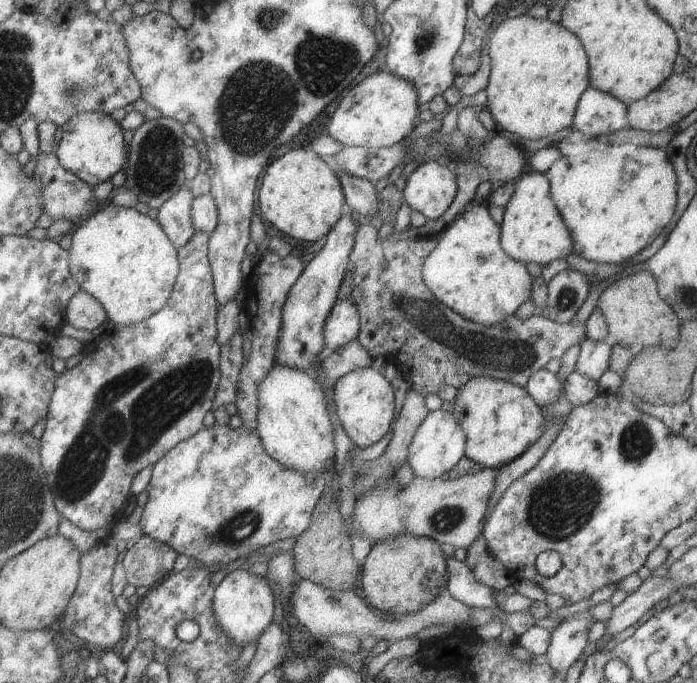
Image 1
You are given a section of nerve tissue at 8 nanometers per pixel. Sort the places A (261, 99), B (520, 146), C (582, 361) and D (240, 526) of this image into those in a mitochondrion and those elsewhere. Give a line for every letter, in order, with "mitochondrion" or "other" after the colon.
A: mitochondrion
B: other
C: other
D: mitochondrion

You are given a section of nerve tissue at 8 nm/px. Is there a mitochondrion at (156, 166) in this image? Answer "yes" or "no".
yes

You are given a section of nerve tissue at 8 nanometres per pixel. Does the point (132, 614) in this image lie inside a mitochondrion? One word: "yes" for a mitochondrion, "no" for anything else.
no

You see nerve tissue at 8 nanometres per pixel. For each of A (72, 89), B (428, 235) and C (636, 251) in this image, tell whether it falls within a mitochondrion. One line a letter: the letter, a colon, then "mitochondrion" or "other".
A: mitochondrion
B: other
C: other

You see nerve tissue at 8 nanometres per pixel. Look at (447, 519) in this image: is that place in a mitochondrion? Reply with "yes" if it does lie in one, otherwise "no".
yes

